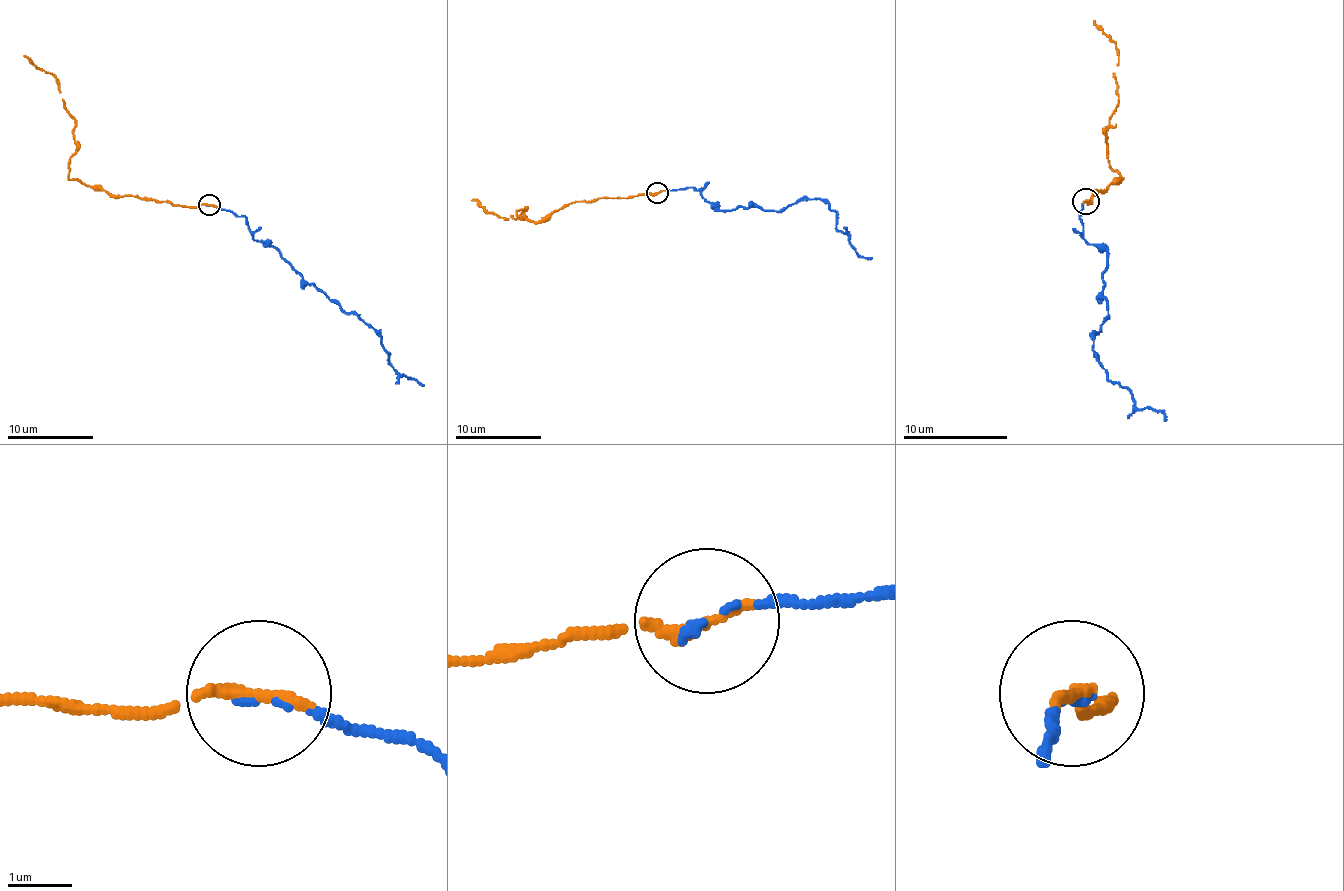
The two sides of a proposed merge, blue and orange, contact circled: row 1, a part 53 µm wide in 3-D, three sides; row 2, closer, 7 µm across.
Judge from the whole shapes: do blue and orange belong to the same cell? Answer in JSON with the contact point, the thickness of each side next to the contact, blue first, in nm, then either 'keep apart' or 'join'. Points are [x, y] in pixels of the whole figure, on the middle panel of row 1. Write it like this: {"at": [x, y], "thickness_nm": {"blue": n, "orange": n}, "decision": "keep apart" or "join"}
{"at": [657, 192], "thickness_nm": {"blue": 100, "orange": 220}, "decision": "join"}

